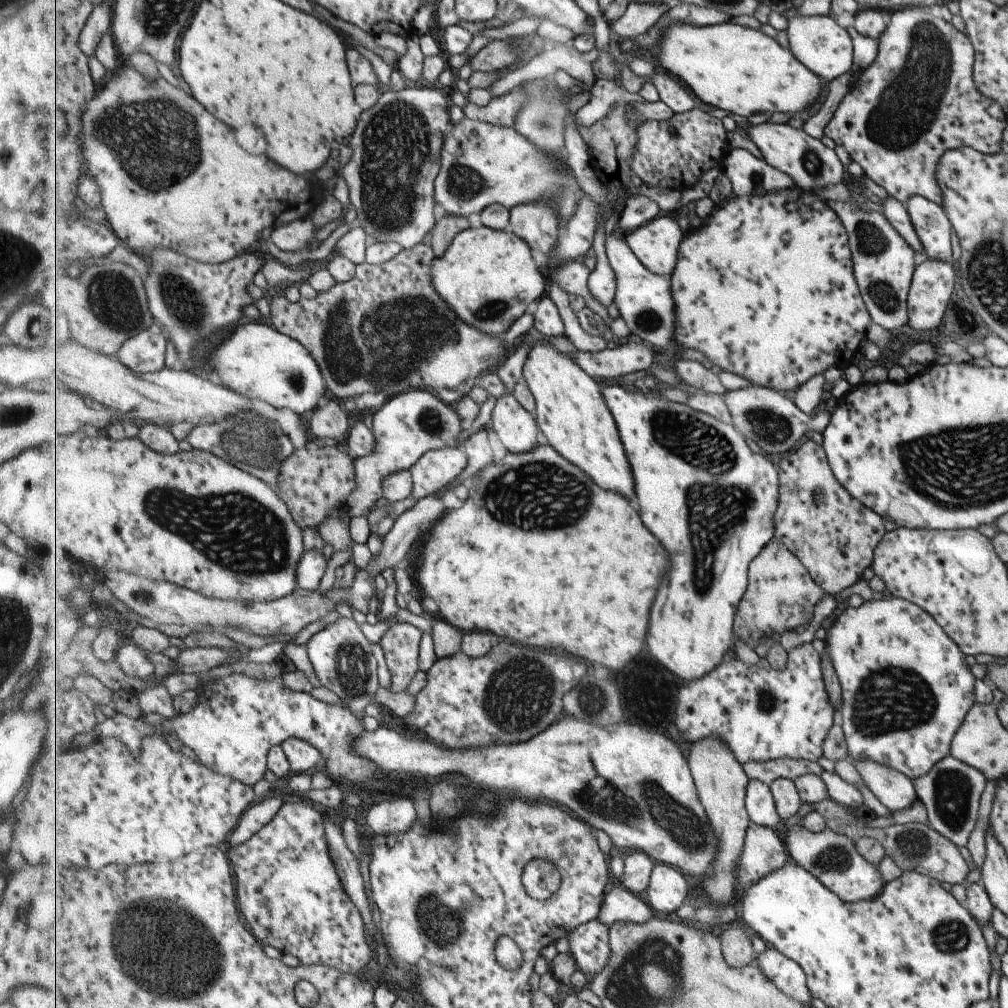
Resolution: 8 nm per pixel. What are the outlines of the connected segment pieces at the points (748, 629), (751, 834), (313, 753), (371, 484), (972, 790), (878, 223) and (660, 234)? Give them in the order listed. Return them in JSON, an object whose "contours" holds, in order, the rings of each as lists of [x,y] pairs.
{"contours":[[[[774,538],[749,569],[749,588],[737,613],[736,633],[752,650],[765,650],[769,642],[793,634],[795,628],[811,624],[815,604],[826,592],[814,581],[804,562],[784,542]]],[[[751,823],[741,853],[738,884],[751,888],[763,878],[791,862],[787,844],[778,829]]],[[[288,738],[283,742],[282,747],[288,756],[293,774],[312,774],[319,766],[321,756],[323,756],[323,753],[314,744],[302,738]]],[[[413,389],[388,399],[372,418],[372,431],[377,439],[375,450],[356,460],[357,488],[343,507],[350,516],[369,516],[384,496],[384,482],[392,474],[409,471],[430,451],[462,448],[459,436],[468,423],[459,414],[455,404],[446,403],[428,389]]],[[[951,755],[939,759],[924,774],[911,780],[915,794],[925,805],[927,824],[957,848],[965,847],[977,817],[986,778],[978,770],[955,760]]],[[[828,201],[841,218],[848,233],[852,273],[861,298],[873,323],[895,330],[908,322],[906,294],[912,279],[914,250],[895,232],[887,219],[876,210],[851,206],[849,201]]],[[[662,214],[625,239],[649,270],[671,279],[680,260],[684,236],[677,220],[671,214]]]]}

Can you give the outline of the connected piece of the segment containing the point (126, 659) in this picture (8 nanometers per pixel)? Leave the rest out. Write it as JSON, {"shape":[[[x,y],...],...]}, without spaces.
{"shape":[[[125,642],[121,645],[117,661],[125,674],[138,679],[152,678],[153,672],[155,672],[155,664],[149,660],[149,654],[135,642]]]}

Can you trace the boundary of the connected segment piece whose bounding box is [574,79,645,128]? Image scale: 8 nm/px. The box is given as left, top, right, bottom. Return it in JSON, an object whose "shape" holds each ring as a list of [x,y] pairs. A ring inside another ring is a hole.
{"shape":[[[596,79],[595,84],[590,88],[590,97],[588,100],[584,100],[578,106],[576,106],[576,112],[574,113],[574,123],[578,128],[590,127],[595,122],[604,118],[611,105],[615,102],[621,104],[635,104],[636,102],[645,101],[639,93],[628,92],[615,85],[613,80]]]}

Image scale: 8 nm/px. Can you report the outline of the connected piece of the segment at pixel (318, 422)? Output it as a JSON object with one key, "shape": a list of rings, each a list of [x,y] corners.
{"shape":[[[335,397],[325,402],[314,410],[309,430],[316,439],[335,438],[337,443],[343,443],[350,432],[347,410]]]}

